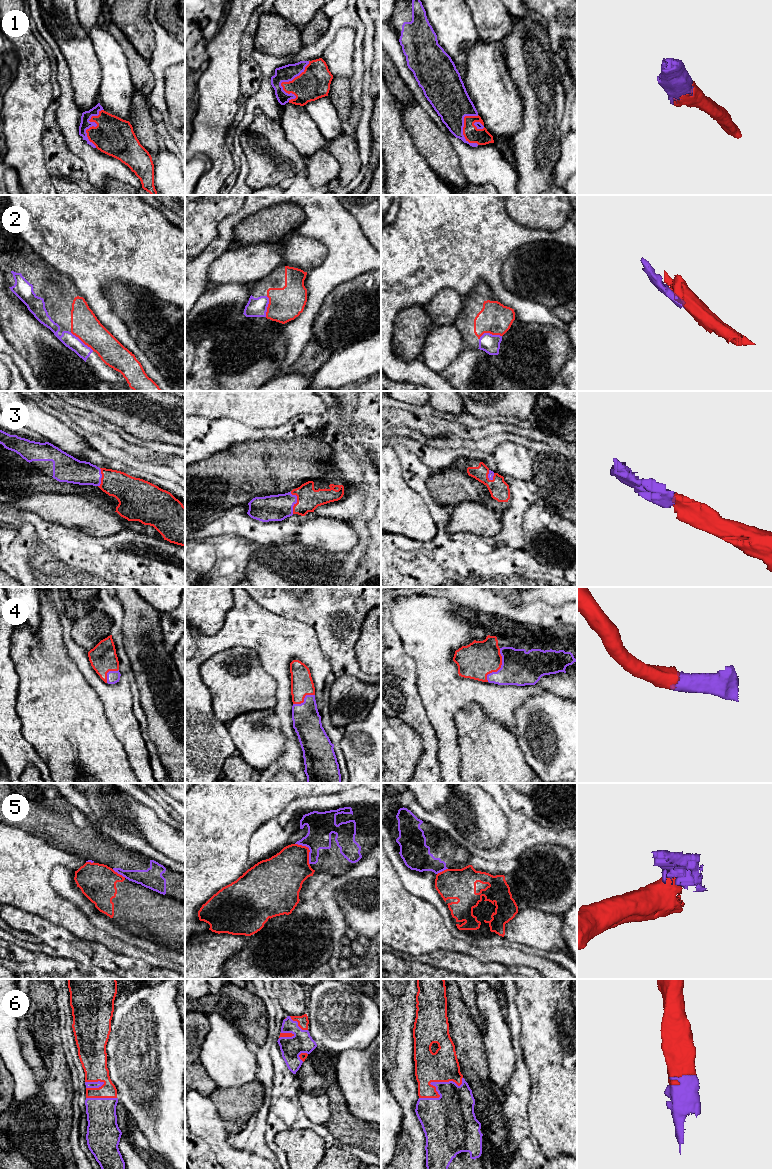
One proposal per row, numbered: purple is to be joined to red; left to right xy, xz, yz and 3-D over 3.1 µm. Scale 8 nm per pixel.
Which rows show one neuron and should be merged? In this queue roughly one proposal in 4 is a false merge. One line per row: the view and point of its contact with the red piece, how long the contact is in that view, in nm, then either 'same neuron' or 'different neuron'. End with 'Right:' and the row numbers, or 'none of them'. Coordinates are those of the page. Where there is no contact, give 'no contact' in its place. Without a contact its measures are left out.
1: contact xz (283, 82); length 360 nm; same neuron
2: contact yz (489, 332); length 190 nm; same neuron
3: contact xz (297, 502); length 180 nm; same neuron
4: contact yz (500, 667); length 300 nm; same neuron
5: contact xz (309, 850); length 200 nm; different neuron
6: contact yz (431, 1081); length 400 nm; same neuron
Right: 1, 2, 3, 4, 6

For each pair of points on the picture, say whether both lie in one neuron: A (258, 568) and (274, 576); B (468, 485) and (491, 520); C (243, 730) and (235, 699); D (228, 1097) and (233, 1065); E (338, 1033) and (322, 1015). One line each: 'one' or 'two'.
A: one
B: two
C: two
D: two
E: one

